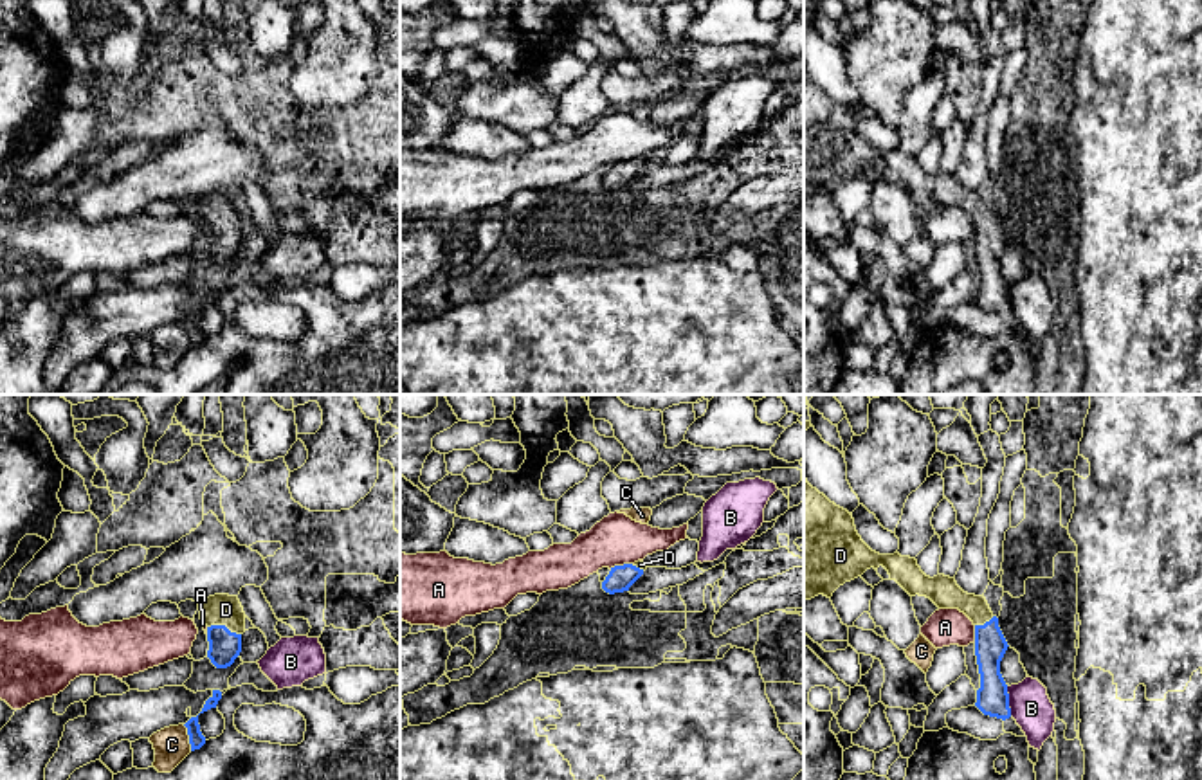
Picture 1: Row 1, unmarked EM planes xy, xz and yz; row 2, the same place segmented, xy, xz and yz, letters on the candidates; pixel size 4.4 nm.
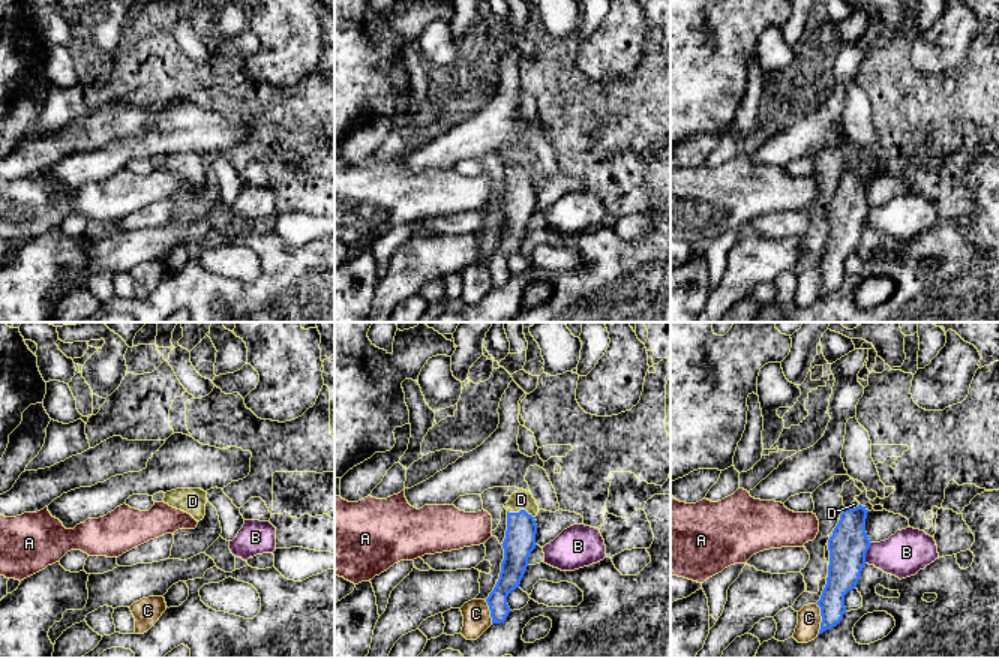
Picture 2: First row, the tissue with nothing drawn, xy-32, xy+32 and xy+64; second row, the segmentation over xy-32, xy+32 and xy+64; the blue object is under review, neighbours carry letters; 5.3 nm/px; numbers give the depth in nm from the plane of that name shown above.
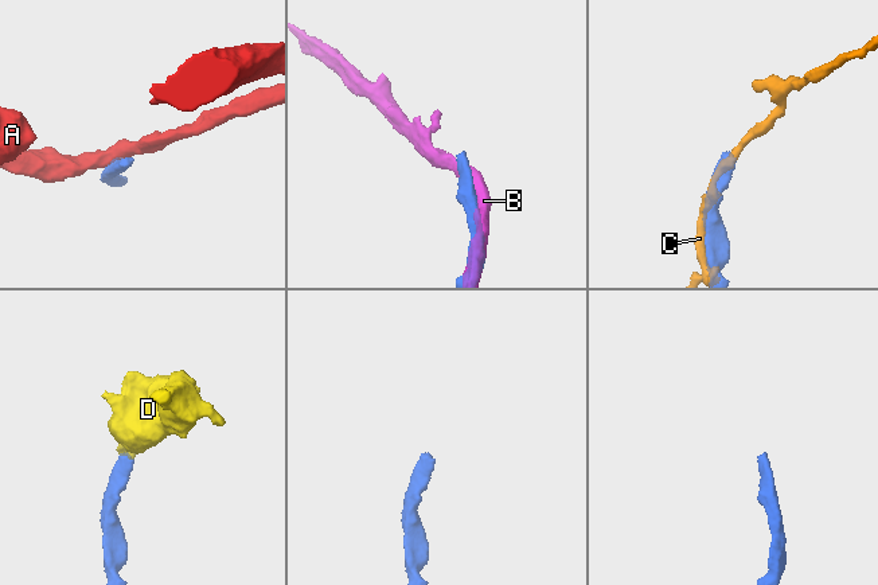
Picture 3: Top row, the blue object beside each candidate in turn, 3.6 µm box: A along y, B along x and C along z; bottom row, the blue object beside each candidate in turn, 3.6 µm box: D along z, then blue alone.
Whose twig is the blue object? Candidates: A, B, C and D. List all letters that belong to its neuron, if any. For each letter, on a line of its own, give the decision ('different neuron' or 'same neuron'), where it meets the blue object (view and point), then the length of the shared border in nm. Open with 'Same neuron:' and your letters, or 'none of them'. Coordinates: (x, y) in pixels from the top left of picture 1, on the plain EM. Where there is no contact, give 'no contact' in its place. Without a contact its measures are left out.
Same neuron: D
A: different neuron | xz (620, 163) | 110 nm
B: different neuron | yz (1008, 298) | 150 nm
C: different neuron | xy (190, 334) | 130 nm
D: same neuron | xy (224, 222) | 160 nm

